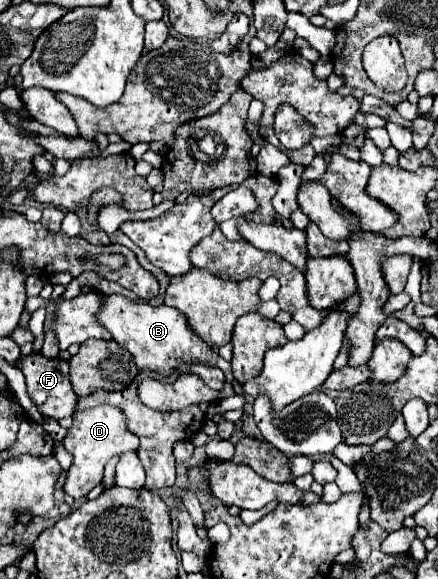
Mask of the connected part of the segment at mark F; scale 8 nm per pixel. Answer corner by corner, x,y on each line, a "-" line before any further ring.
31,354
27,358
17,360
17,368
25,376
29,398
33,400
33,404
39,408
39,412
43,416
55,418
55,420
61,420
65,416
73,416
75,404
77,404
77,394
73,392
73,388
69,384
69,364
65,360
57,360
57,358
51,360
41,354

